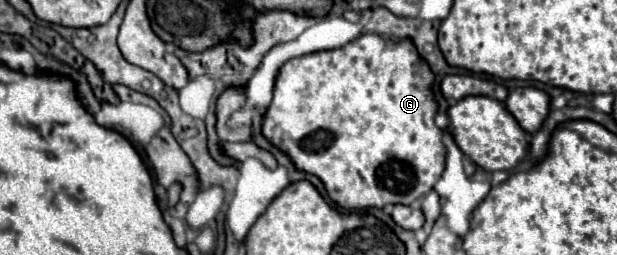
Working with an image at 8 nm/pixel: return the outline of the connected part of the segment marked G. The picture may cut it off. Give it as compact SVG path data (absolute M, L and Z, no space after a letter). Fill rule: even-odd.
M362 34L356 40L348 42L342 48L334 48L334 50L324 50L324 52L312 52L306 56L298 56L288 60L276 78L276 88L274 88L274 98L272 104L268 106L266 114L264 114L264 122L262 122L262 132L264 136L278 148L286 150L290 154L290 158L294 160L298 170L316 174L324 186L328 196L342 208L346 210L366 210L366 208L384 208L386 204L412 204L416 198L428 194L432 190L432 186L436 184L436 180L442 176L444 166L446 166L446 146L442 142L442 130L434 124L434 116L438 112L438 104L434 100L432 94L432 86L434 86L434 76L432 70L428 68L428 64L424 64L424 60L420 60L420 54L416 52L416 46L412 44L412 40L386 40L380 34Z

